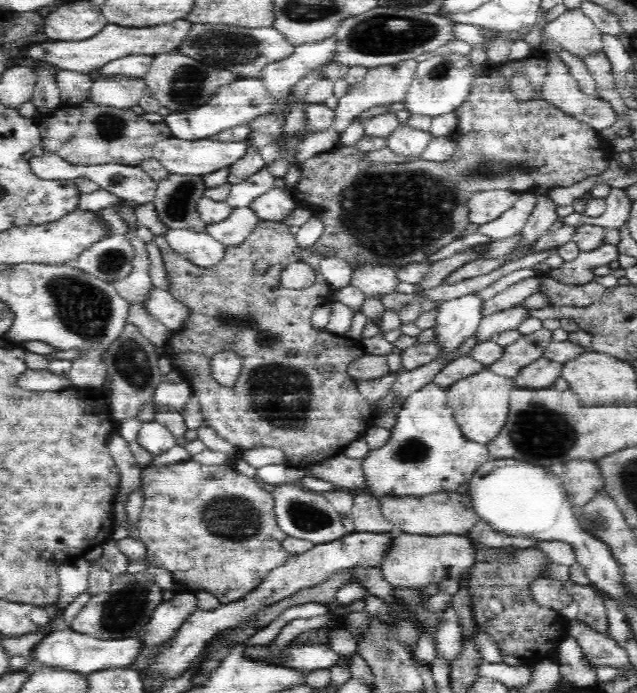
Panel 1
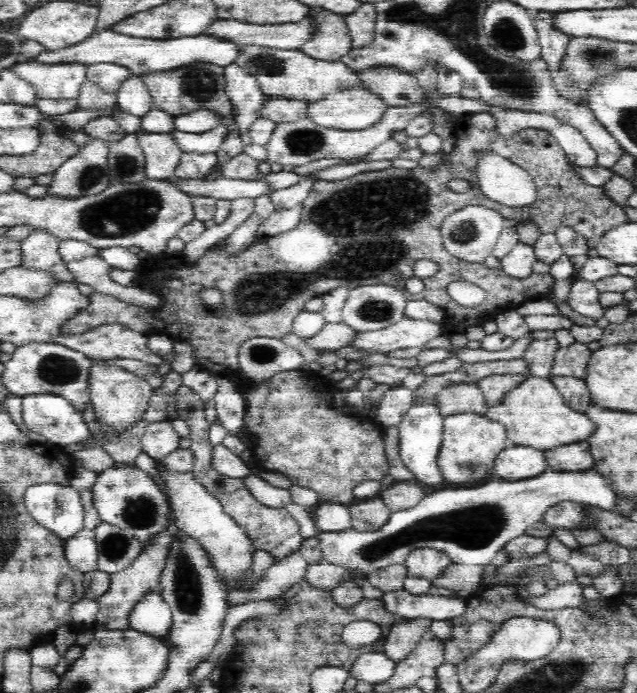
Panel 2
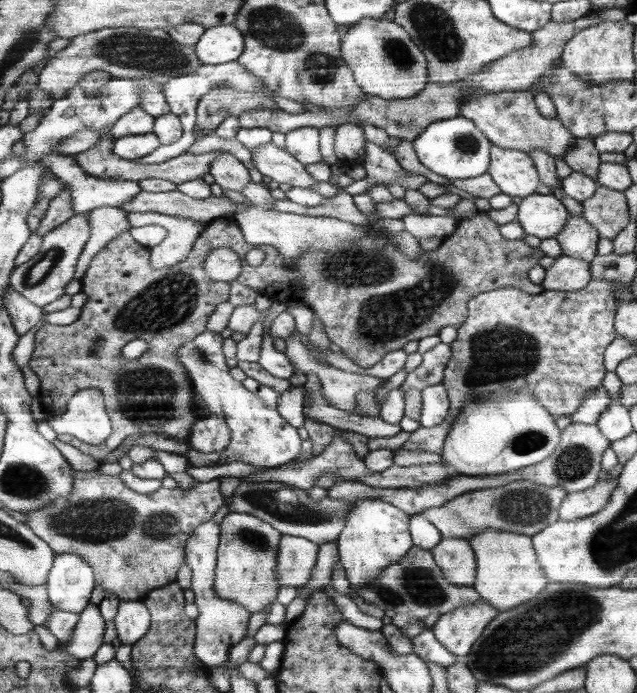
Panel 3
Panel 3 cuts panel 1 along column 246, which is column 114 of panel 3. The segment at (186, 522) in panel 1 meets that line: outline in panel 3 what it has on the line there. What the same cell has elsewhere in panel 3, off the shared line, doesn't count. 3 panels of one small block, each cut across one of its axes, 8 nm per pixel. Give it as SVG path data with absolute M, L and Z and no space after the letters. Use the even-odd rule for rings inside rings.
M77 470L75 476L75 491L70 496L59 498L48 508L26 512L29 516L26 523L38 536L47 540L57 554L76 553L84 557L95 568L98 584L104 586L107 594L118 595L124 601L138 601L144 594L152 592L154 586L162 588L174 583L182 567L182 556L189 538L225 504L218 479L198 482L194 488L186 490L160 485L151 494L142 494L130 488L121 476L102 474L99 470Z

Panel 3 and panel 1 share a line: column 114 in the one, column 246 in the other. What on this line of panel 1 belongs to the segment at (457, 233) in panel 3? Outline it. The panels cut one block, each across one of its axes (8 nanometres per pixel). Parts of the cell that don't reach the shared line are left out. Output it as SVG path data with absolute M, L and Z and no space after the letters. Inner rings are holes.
M260 221L256 230L254 230L254 232L246 239L246 242L243 242L238 246L227 248L220 264L216 264L216 266L212 268L195 266L168 244L165 235L157 236L155 243L162 253L164 267L168 270L168 277L170 277L170 281L172 281L172 290L170 290L170 293L178 299L178 301L190 307L192 313L194 313L192 314L190 321L186 323L186 326L180 331L173 332L174 336L170 338L168 345L171 348L171 362L175 368L183 372L185 376L191 380L193 392L197 394L197 397L200 398L200 403L202 403L205 424L211 426L216 431L216 434L218 434L218 438L222 439L222 442L226 443L226 446L230 447L230 452L224 452L227 460L230 460L233 463L238 460L238 458L242 458L246 451L252 450L253 448L274 447L285 452L288 464L306 470L314 465L324 464L324 462L328 462L328 460L334 458L336 455L342 454L342 450L347 444L350 444L352 440L356 440L362 436L366 428L372 424L375 414L370 410L371 407L365 400L365 396L361 393L361 389L358 388L357 381L350 377L347 372L347 368L353 360L367 355L362 346L362 342L358 339L335 335L325 330L315 330L311 326L311 318L313 317L314 312L318 308L331 303L334 287L324 279L324 276L320 274L320 272L317 272L316 282L308 288L295 290L282 287L281 274L284 268L292 262L306 262L312 269L318 270L321 260L320 257L316 257L316 255L312 253L315 250L315 246L299 246L297 234L292 232L291 227L288 226L286 222L279 223L272 221ZM263 331L280 333L280 335L282 335L282 342L278 342L276 346L268 346L268 348L259 346L259 333ZM224 354L238 355L238 360L240 362L241 373L238 379L239 383L232 388L223 387L211 374L212 360L214 360L216 356ZM252 424L255 426L255 431L250 433L250 431L248 431L248 426L252 426Z

